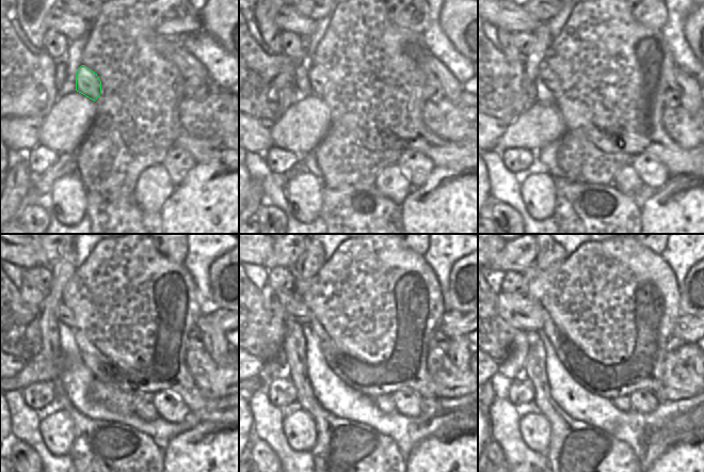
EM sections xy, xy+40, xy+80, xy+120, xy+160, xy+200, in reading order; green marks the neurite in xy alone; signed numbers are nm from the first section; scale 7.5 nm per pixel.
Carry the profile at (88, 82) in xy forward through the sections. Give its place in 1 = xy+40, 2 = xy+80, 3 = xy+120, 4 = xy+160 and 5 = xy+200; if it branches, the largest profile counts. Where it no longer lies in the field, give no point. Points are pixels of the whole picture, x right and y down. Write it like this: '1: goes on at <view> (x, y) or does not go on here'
1: goes on at xy+40 (317, 78)
2: goes on at xy+80 (552, 81)
3: goes on at xy+120 (64, 314)
4: goes on at xy+160 (294, 309)
5: goes on at xy+200 (524, 314)

